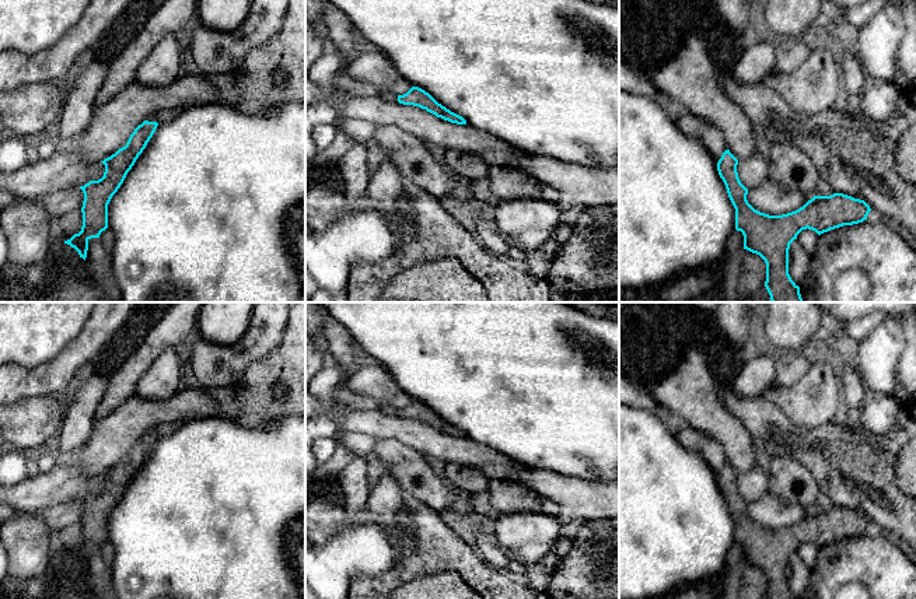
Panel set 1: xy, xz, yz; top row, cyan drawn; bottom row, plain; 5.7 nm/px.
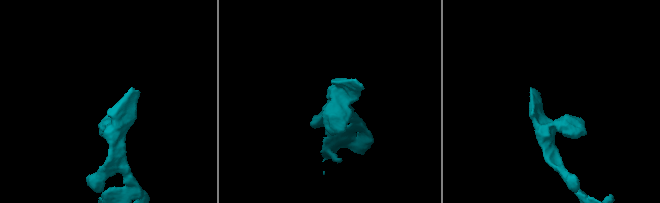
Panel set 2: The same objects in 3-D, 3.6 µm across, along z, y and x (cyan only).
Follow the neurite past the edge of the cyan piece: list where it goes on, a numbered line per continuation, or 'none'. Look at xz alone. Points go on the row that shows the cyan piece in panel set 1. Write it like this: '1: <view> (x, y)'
none

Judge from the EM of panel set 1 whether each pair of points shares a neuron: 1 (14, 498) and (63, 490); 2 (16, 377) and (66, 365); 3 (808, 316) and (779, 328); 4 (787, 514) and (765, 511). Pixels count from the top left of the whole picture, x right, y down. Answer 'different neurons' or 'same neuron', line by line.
1: same neuron
2: same neuron
3: same neuron
4: same neuron

